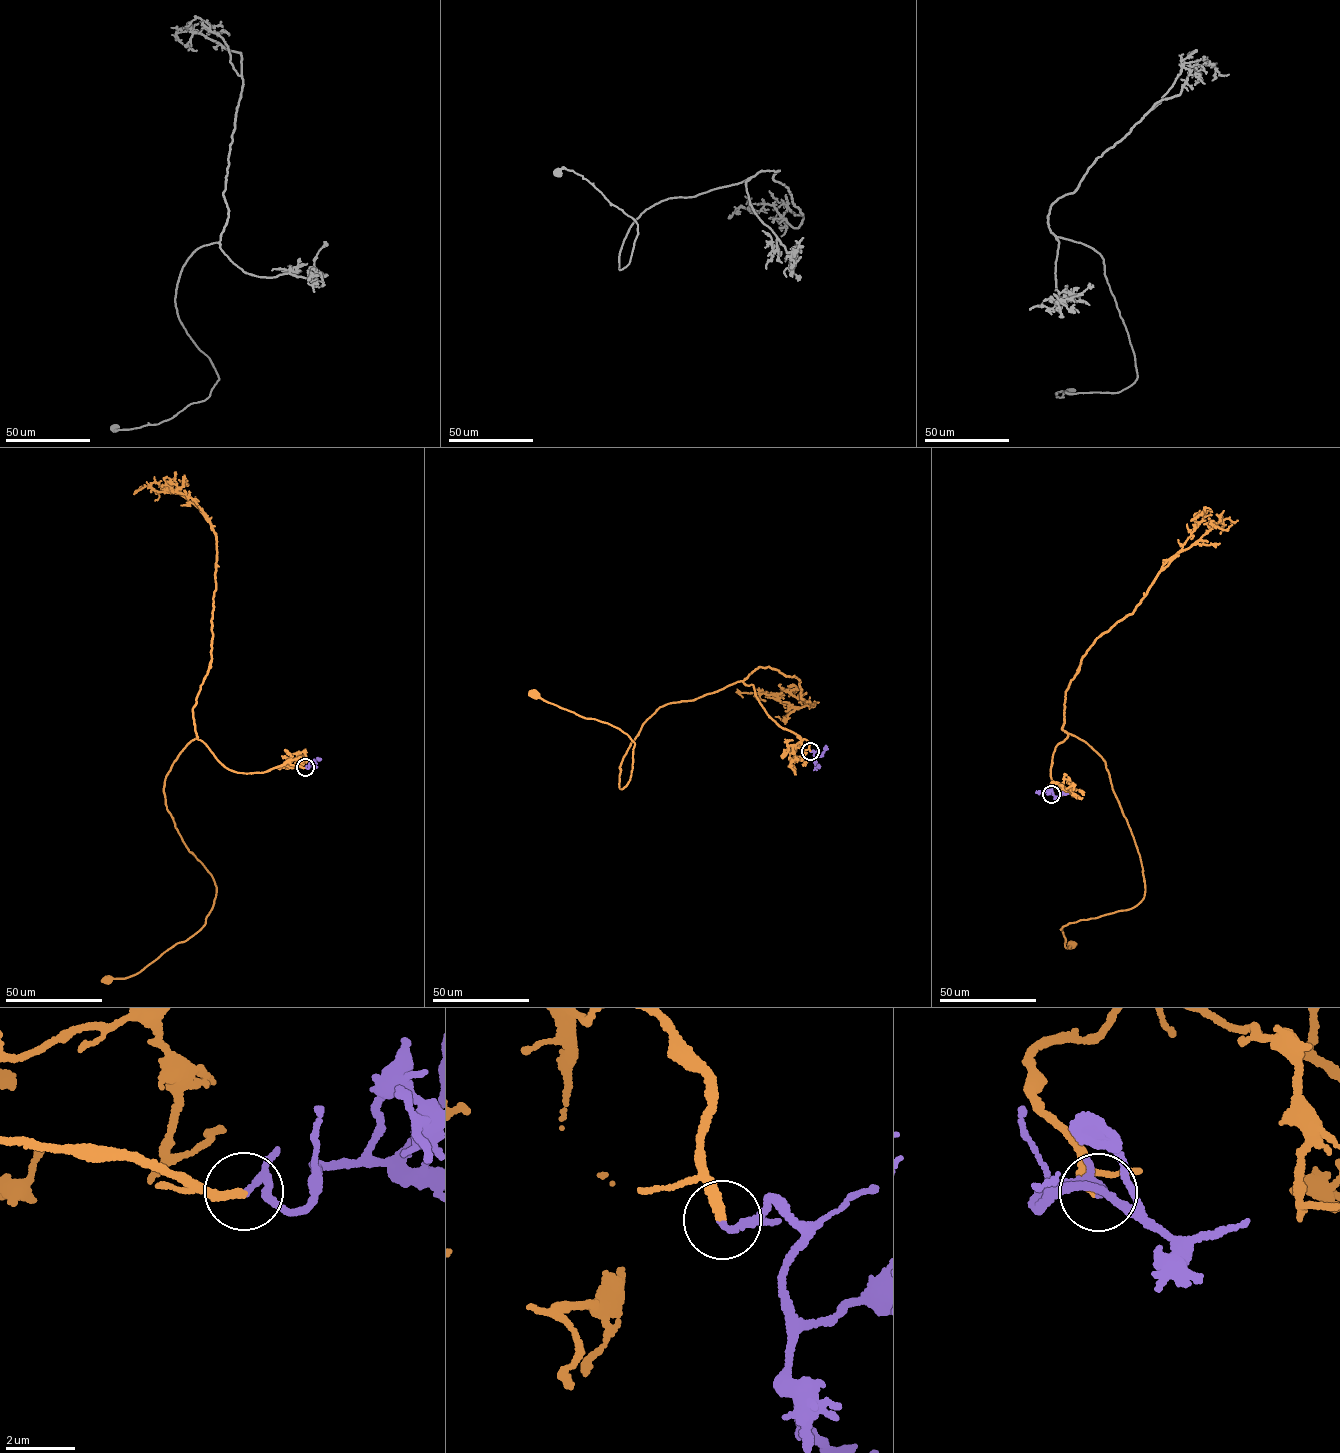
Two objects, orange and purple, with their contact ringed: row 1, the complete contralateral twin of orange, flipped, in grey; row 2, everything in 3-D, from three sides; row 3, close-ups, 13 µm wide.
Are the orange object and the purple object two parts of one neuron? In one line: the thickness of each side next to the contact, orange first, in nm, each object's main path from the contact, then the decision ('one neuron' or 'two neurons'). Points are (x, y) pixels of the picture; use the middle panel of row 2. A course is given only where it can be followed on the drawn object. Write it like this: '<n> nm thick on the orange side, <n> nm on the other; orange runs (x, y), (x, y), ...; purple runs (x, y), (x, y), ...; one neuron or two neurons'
260 nm thick on the orange side, 140 nm on the other; orange runs (810, 751), (740, 681), (658, 708), (622, 757), (621, 789), (633, 764), (627, 734), (535, 694); purple runs (810, 751), (814, 752), (815, 757), (820, 755), (826, 745); one neuron

